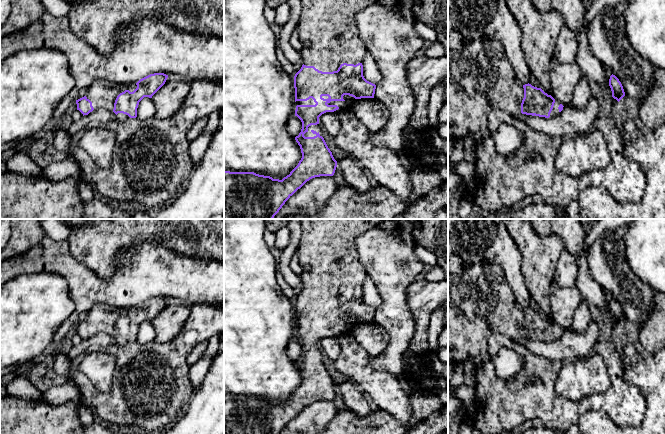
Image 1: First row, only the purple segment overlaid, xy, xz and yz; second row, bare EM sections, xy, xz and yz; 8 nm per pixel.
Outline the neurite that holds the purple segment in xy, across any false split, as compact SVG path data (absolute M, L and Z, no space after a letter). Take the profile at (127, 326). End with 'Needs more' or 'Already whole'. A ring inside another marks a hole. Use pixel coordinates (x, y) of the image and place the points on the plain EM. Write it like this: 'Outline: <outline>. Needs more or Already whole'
Outline: M154 297L130 308L97 303L88 311L86 319L76 324L77 334L84 340L95 332L104 332L113 335L121 346L136 342L139 326L144 321L152 322L167 302L164 297Z. Needs more

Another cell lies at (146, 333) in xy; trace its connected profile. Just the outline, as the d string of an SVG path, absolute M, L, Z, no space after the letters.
M144 321L137 332L137 343L145 345L155 340L156 332L154 326L149 321Z

